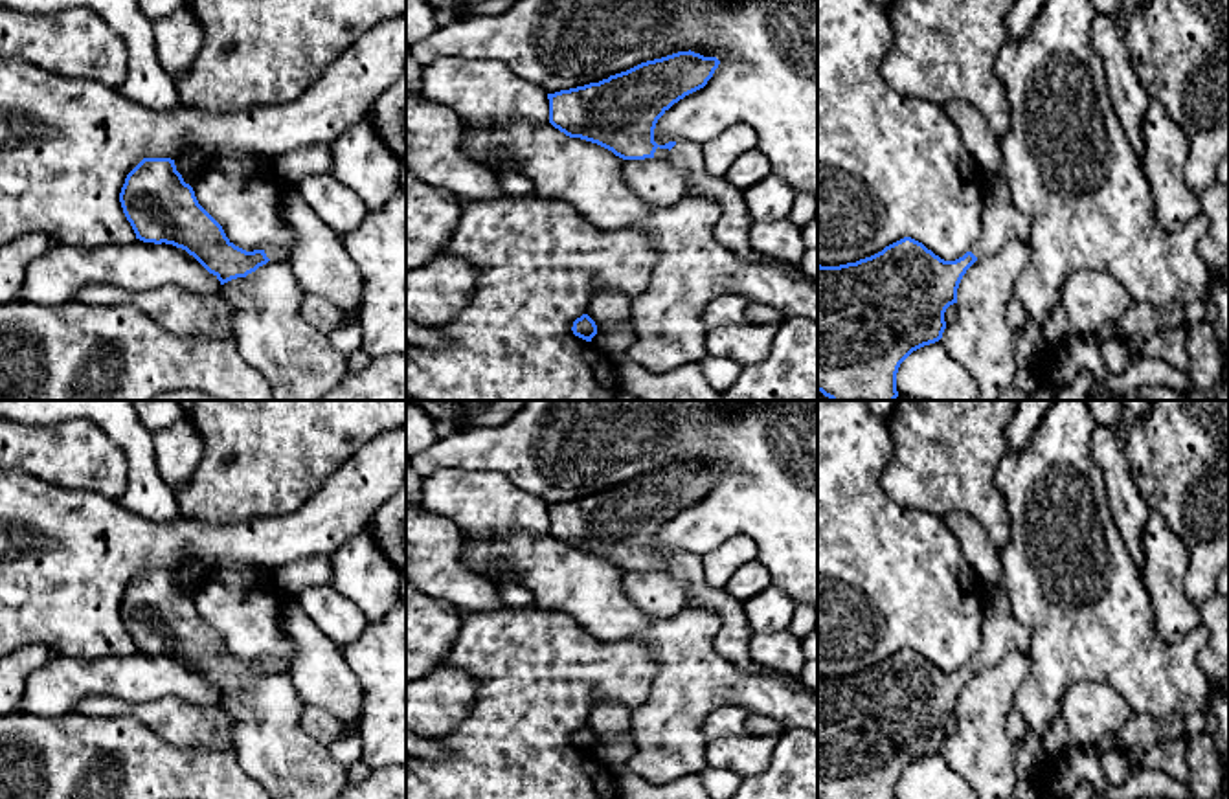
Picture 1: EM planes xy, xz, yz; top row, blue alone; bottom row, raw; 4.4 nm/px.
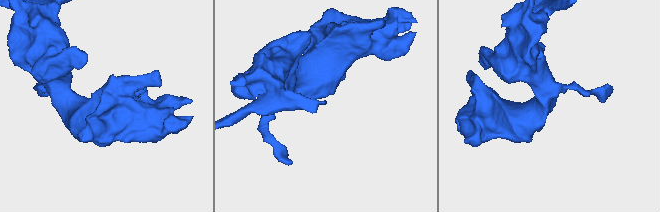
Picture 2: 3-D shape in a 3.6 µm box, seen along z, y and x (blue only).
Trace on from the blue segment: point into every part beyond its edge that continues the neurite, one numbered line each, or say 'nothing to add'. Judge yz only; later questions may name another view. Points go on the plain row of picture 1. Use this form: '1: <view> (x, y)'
1: yz (1003, 634)

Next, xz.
1: xz (732, 641)

